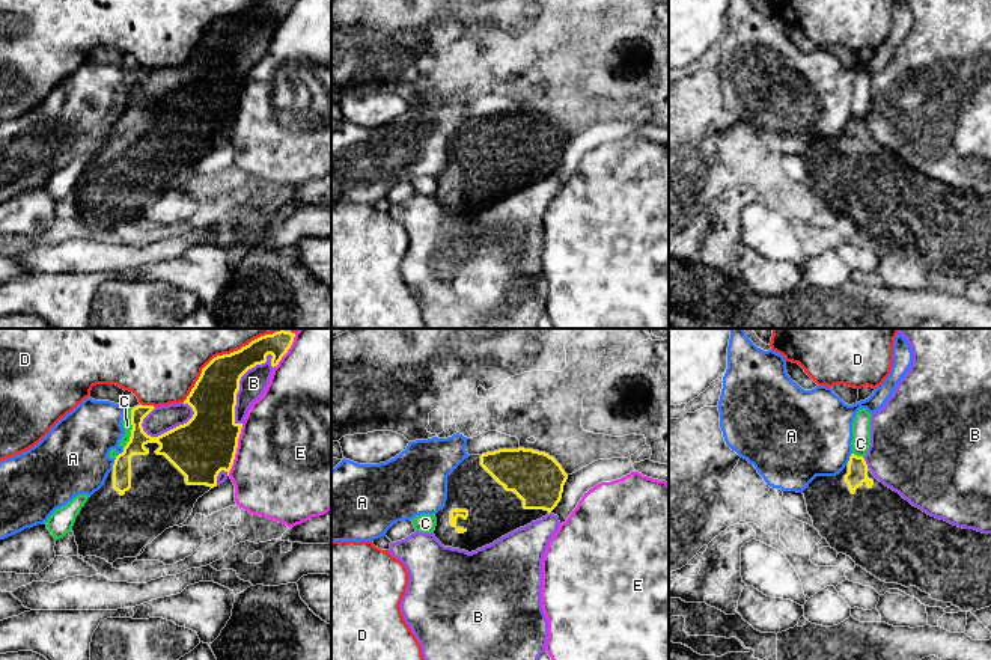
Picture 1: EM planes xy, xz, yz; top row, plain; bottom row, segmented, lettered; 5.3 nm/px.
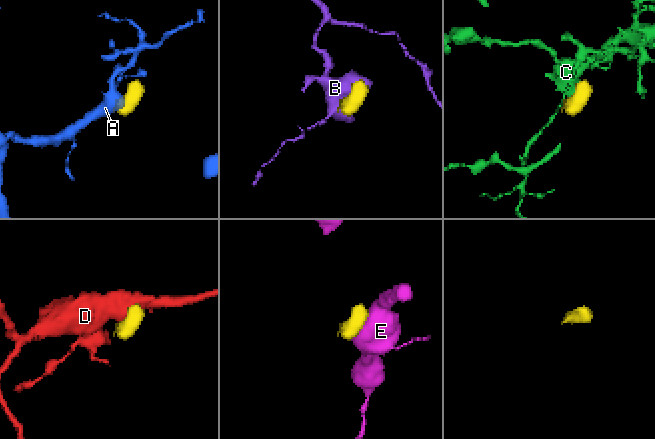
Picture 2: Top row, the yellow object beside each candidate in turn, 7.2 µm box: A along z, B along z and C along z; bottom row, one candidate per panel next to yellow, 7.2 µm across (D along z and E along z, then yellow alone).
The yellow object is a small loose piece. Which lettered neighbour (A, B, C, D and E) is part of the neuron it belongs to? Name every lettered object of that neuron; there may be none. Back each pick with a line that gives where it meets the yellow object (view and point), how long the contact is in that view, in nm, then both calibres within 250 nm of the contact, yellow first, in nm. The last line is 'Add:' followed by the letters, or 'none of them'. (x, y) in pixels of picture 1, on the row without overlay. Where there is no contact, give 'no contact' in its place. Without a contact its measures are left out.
Add: none of them

